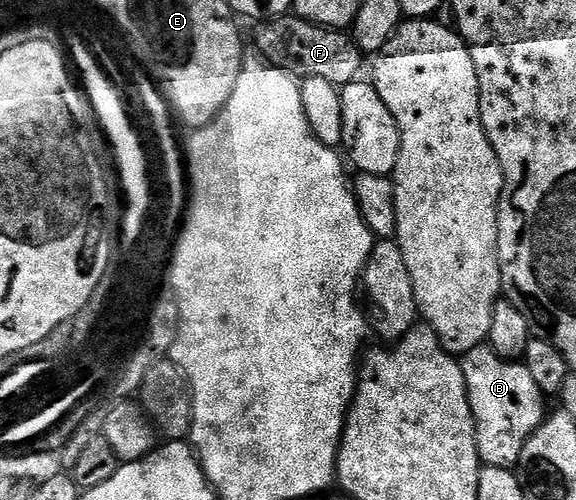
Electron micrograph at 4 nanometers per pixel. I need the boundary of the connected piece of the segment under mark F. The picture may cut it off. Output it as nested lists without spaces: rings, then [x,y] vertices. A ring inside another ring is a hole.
[[[280,17],[264,22],[255,35],[255,47],[260,56],[272,67],[289,71],[300,80],[325,77],[335,87],[343,88],[360,78],[365,56],[350,34],[334,27],[319,27],[307,19]]]

